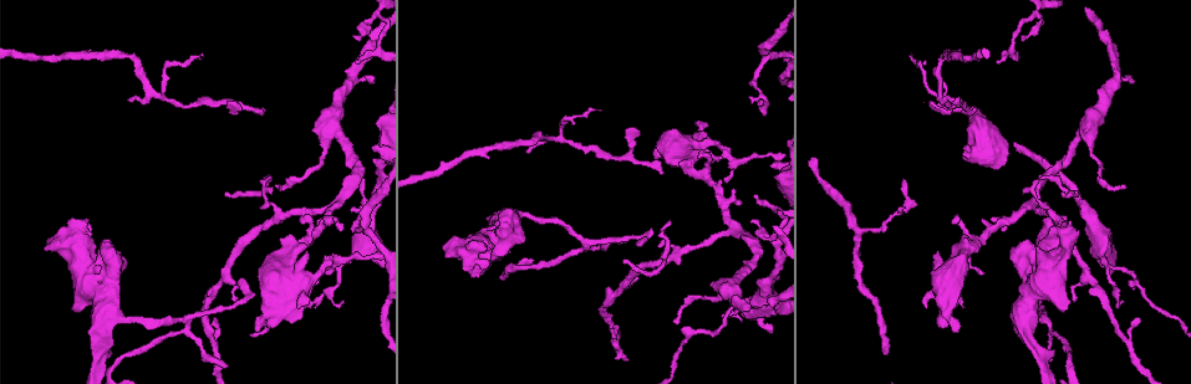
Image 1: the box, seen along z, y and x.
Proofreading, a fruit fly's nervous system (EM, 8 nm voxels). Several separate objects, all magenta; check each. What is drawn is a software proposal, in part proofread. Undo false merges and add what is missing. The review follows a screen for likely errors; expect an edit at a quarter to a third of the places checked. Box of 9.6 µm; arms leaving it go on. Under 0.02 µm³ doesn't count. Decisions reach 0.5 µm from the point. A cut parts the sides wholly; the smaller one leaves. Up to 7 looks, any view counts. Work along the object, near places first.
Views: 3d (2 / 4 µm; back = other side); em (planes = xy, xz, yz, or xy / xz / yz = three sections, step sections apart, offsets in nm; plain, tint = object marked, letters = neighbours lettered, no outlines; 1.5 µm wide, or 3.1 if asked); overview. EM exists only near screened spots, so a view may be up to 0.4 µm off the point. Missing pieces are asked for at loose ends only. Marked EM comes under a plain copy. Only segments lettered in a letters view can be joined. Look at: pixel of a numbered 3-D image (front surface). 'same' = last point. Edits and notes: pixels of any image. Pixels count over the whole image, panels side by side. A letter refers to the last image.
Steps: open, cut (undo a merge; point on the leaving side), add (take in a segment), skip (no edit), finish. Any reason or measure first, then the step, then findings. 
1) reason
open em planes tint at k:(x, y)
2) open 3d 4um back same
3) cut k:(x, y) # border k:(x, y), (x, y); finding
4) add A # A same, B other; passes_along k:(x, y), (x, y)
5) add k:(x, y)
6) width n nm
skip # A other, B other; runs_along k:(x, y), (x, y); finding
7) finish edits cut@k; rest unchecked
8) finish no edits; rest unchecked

thin end
open 3d 4um at 1:(1124, 301)

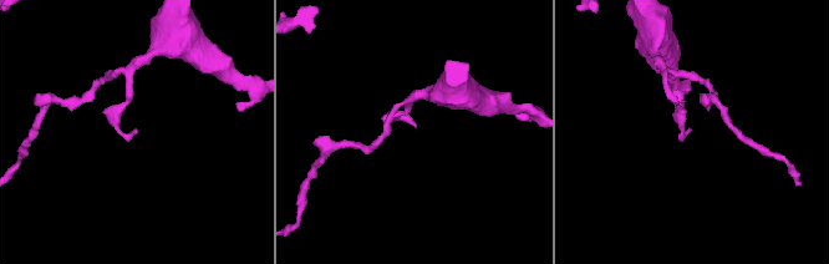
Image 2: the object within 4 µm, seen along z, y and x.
now the EM
open em yz step 4 tint at 2:(688, 128)

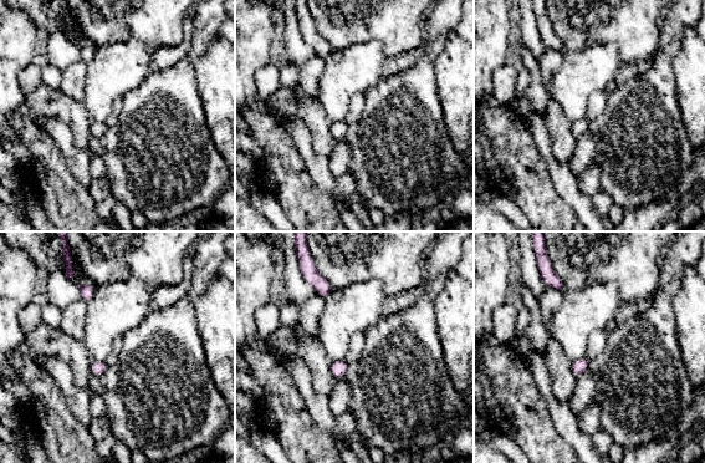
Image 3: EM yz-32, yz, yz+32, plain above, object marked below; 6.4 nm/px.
open em yz step 4 letters same

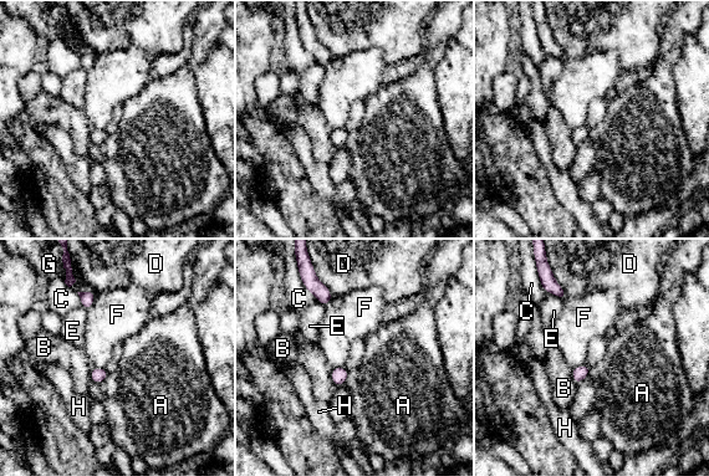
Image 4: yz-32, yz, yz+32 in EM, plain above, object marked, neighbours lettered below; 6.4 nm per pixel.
skip # A other, B other, C other, D other, E other, F other, G other, H other; border 4:(96, 295), (92, 306), (87, 311); no lettered segment goes on from it

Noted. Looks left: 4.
an open end
open em yz step 4 tint at 1:(235, 299)

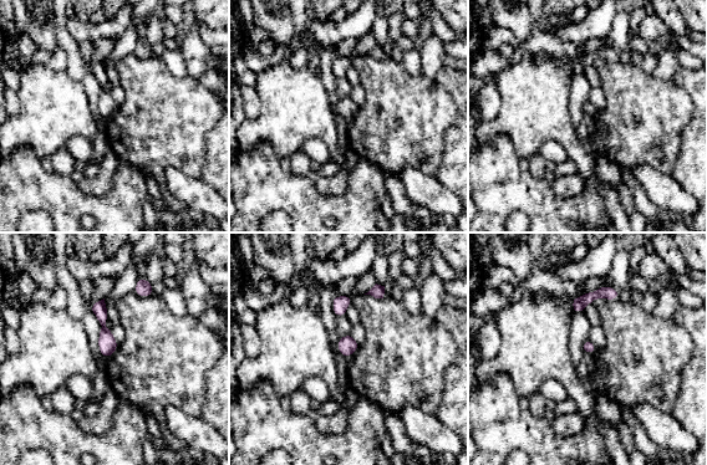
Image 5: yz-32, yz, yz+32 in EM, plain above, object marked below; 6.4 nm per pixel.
open em planes letters same

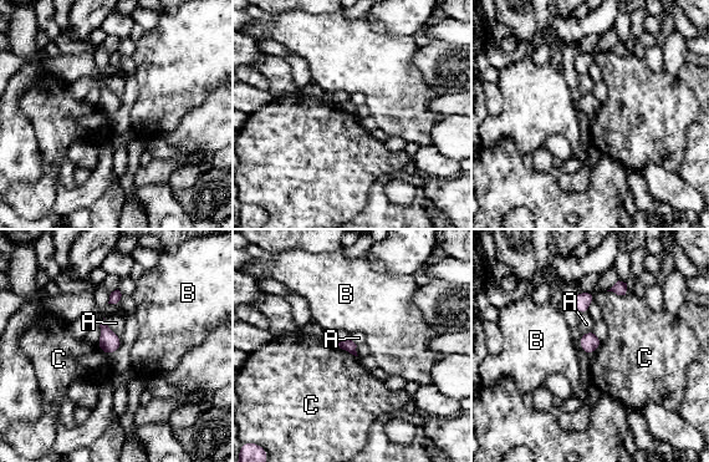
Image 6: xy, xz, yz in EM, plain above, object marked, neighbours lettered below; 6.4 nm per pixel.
skip # A other, B other, C other; border 6:(338, 348), (357, 356); no lettered segment goes on from it

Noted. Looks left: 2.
an open end
open em yz step 8 letters at 1:(232, 104)

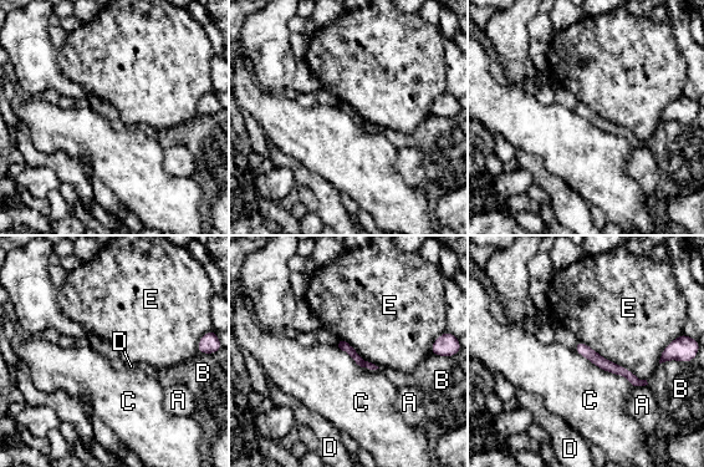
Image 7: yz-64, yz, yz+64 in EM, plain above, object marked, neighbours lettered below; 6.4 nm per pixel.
open em planes letters same

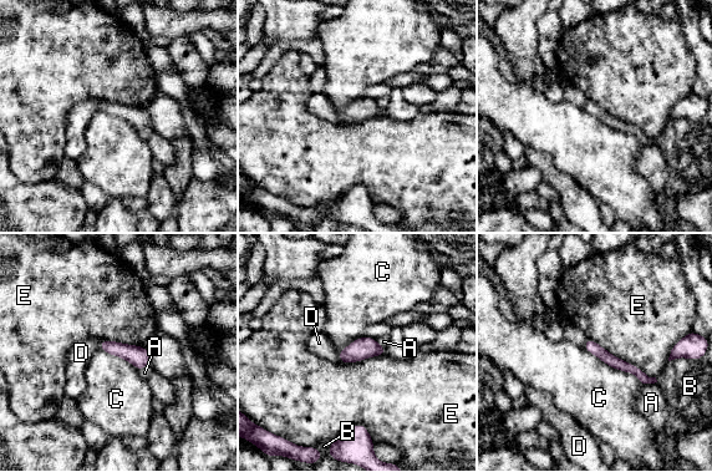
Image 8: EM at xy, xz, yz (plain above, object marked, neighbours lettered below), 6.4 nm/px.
skip # A other, B other, C other, D other, E other; no lettered segment goes on from it

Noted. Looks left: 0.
finish no edits; rest unchecked

